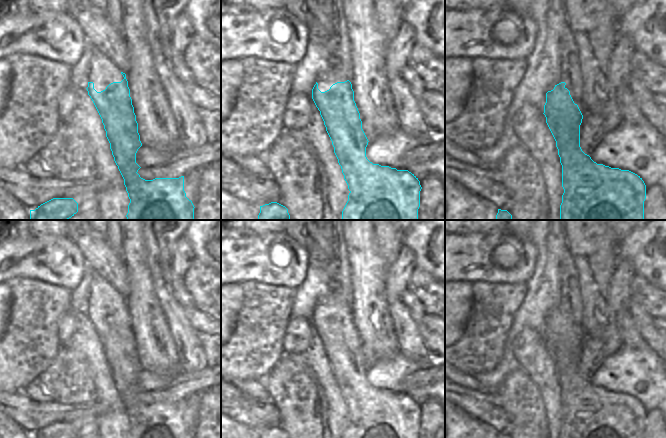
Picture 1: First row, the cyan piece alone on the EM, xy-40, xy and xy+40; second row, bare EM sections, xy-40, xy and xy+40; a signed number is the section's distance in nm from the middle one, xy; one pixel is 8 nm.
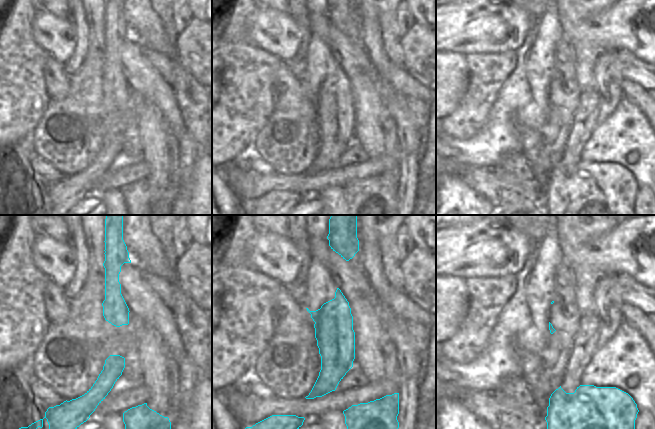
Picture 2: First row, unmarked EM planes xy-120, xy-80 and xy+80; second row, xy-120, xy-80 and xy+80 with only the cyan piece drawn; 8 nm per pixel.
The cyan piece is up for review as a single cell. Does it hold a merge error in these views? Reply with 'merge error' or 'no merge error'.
merge error

